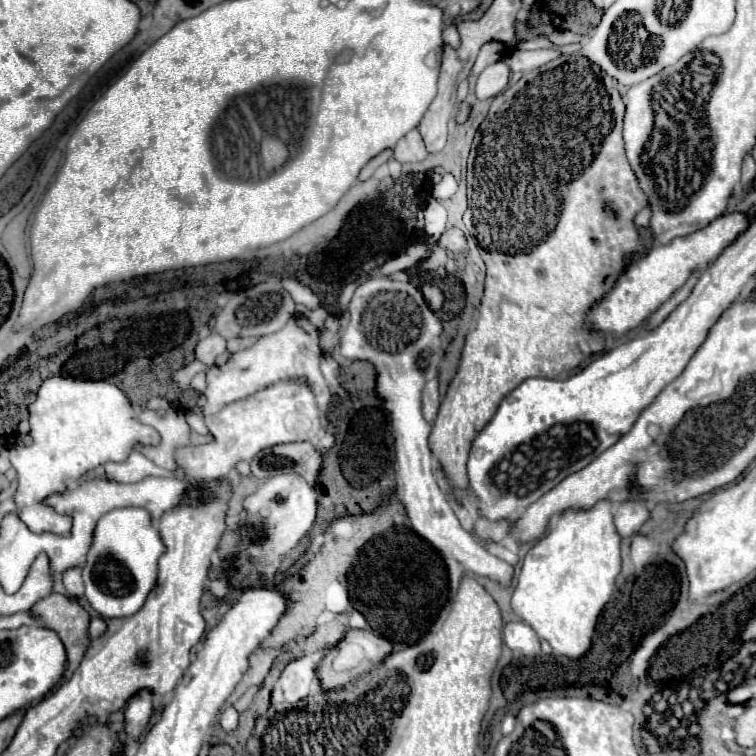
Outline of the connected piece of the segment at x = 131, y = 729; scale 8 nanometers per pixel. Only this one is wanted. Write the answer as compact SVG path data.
M140 691L126 705L126 727L124 727L124 743L130 745L138 739L140 727L144 727L152 715L152 693Z

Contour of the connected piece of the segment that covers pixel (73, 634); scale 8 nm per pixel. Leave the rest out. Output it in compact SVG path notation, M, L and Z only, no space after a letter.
M50 593L48 597L40 599L30 613L48 629L56 631L64 643L66 649L66 671L62 675L62 679L48 691L48 695L52 695L62 683L66 683L72 673L76 671L76 667L80 665L80 659L84 657L84 651L90 643L88 637L88 613L74 601L70 601L64 595L58 593Z

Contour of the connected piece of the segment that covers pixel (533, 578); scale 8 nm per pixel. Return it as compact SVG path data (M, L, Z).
M600 501L588 511L564 511L548 535L526 553L512 609L552 645L554 655L580 659L590 649L598 615L614 591L618 573L620 535L612 523L612 503Z

